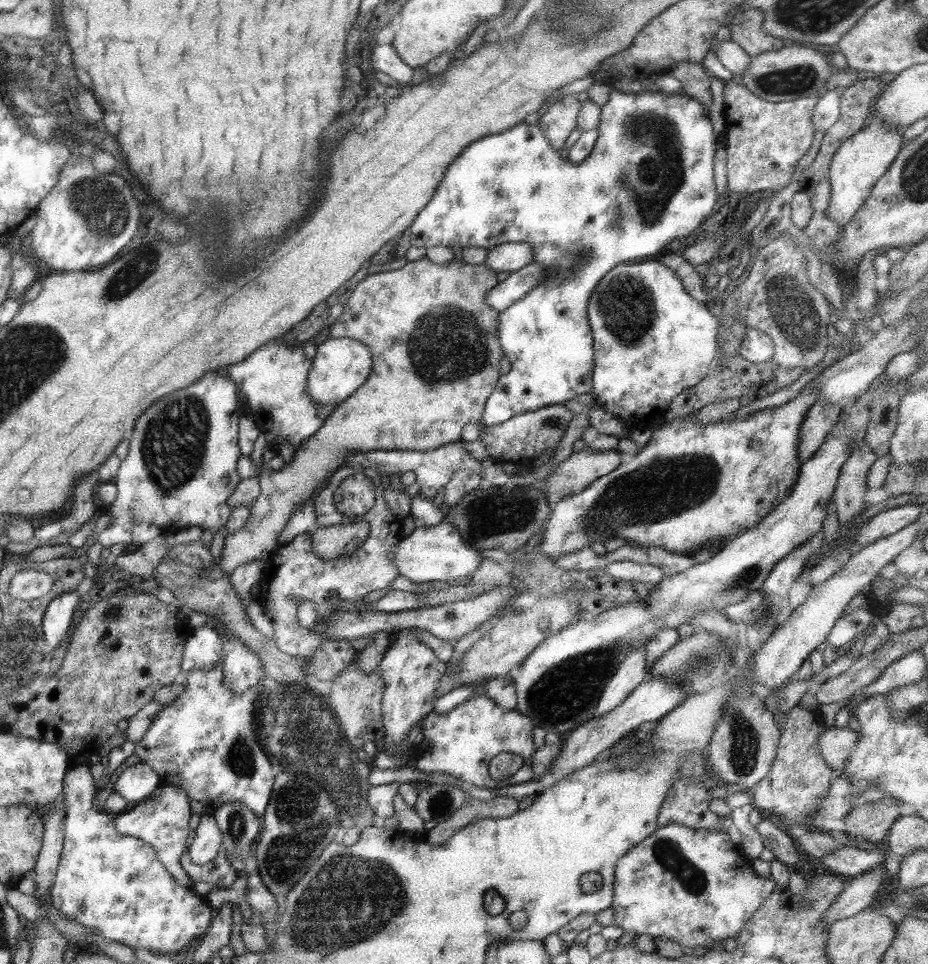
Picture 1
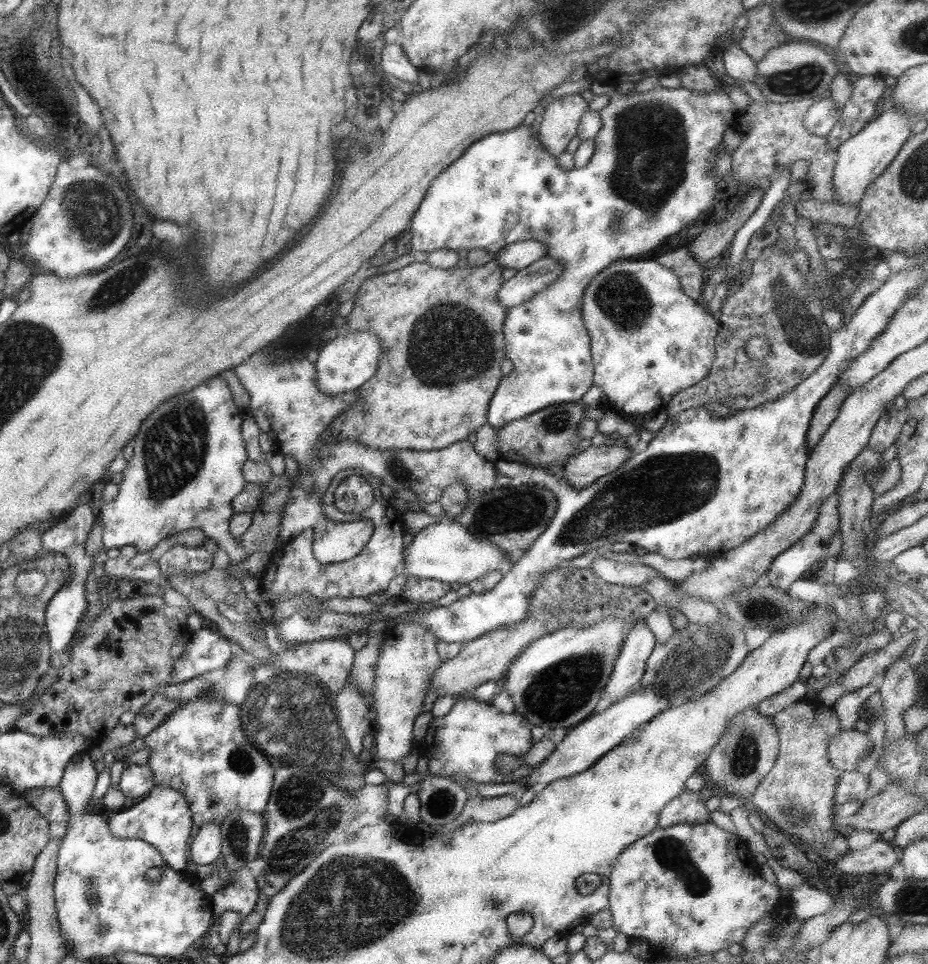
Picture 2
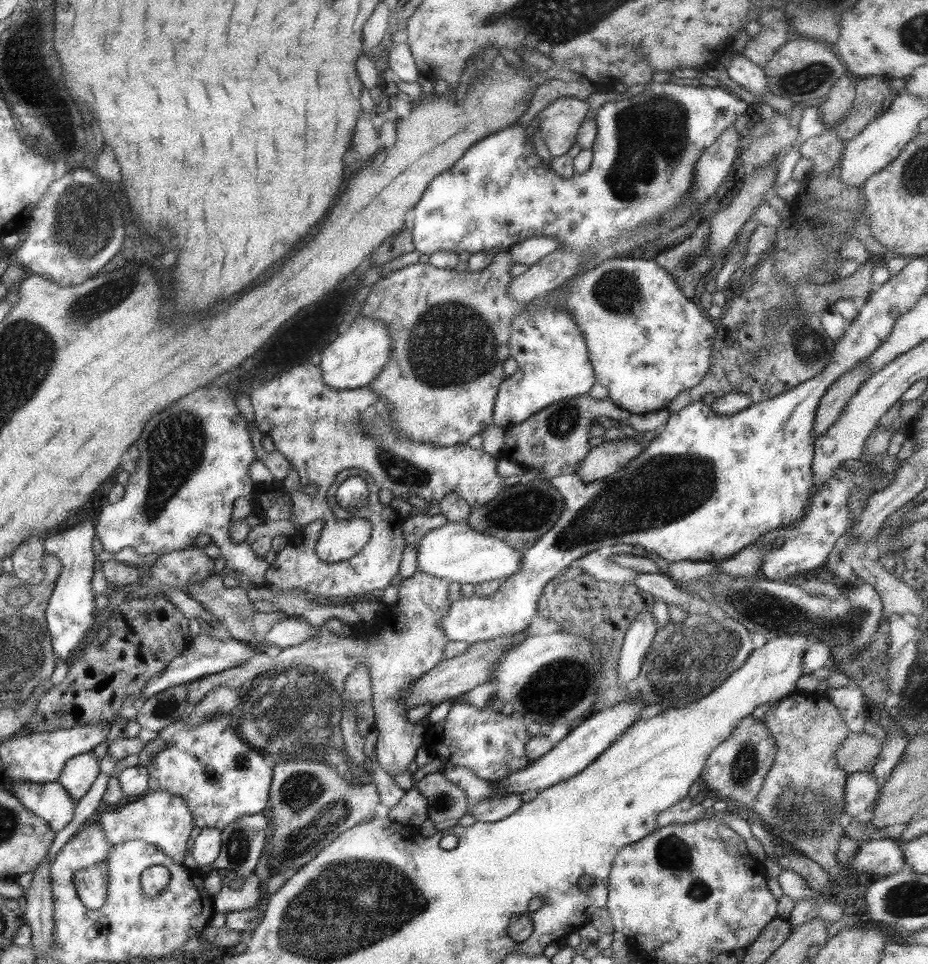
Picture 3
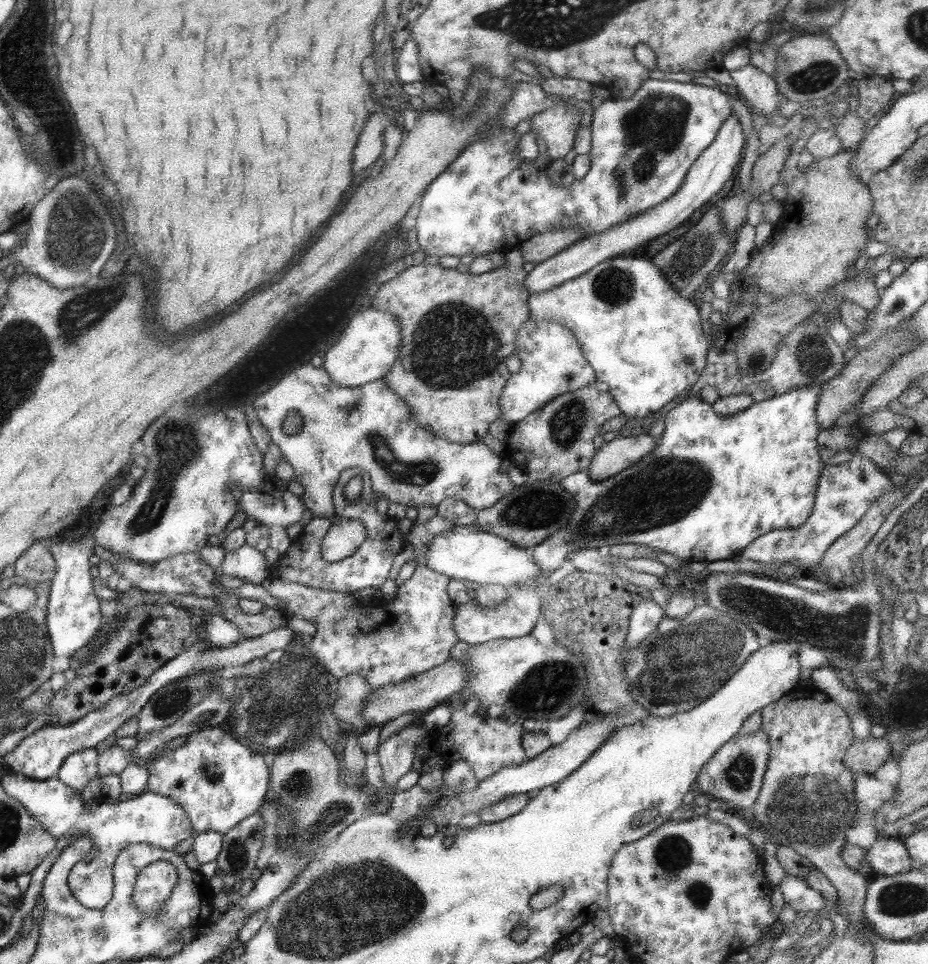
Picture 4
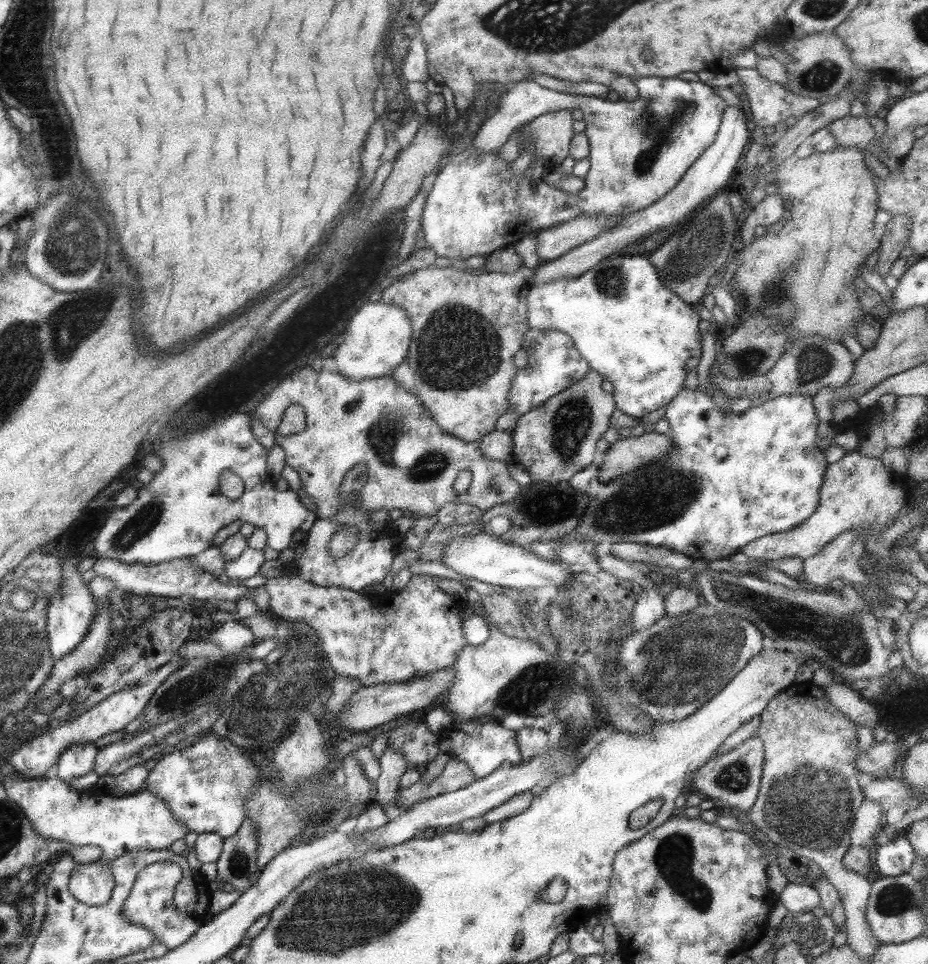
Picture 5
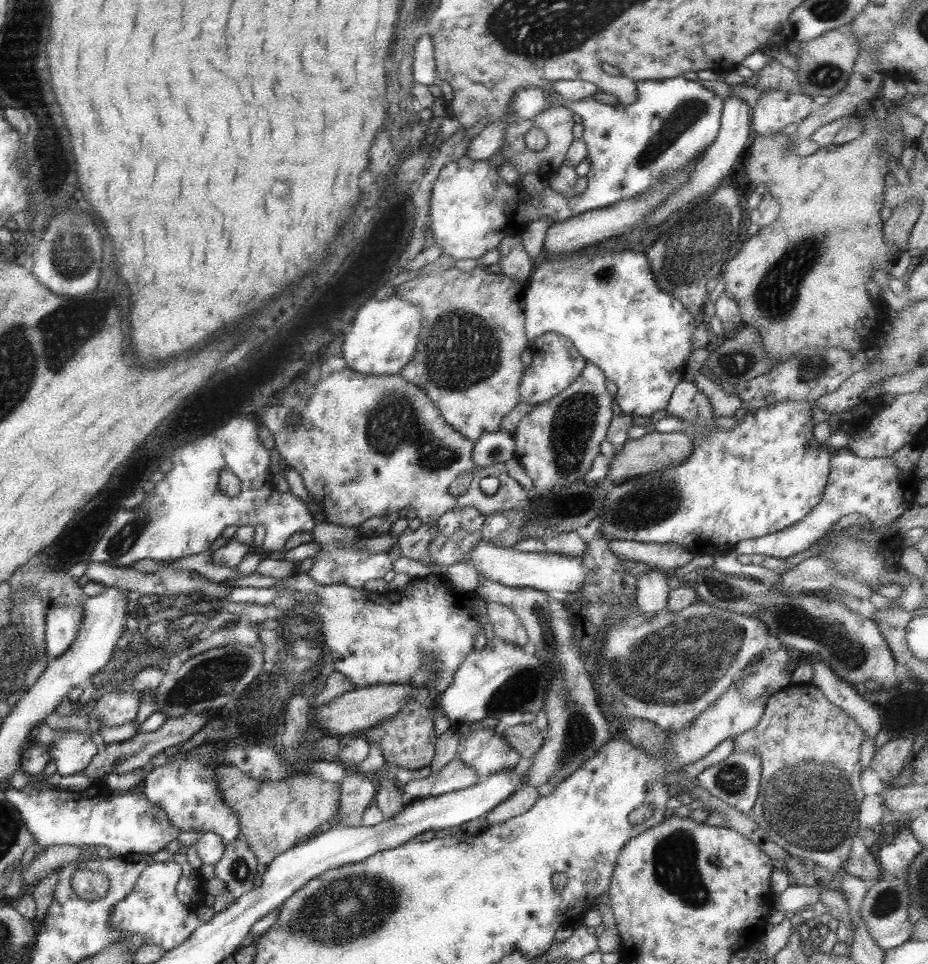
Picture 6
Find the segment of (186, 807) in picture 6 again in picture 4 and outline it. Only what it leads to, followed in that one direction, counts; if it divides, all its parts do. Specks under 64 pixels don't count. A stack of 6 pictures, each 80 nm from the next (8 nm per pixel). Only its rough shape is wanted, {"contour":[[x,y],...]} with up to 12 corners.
{"contour":[[218,726],[148,760],[194,834],[260,807],[267,757]]}

